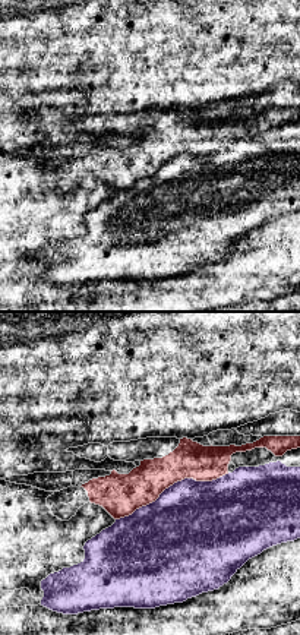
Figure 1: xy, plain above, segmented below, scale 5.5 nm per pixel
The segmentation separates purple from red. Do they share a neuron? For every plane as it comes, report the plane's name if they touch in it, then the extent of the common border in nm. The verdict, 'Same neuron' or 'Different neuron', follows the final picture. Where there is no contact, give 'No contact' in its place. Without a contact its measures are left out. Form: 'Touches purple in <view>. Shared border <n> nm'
Touches purple in xy. Shared border 700 nm

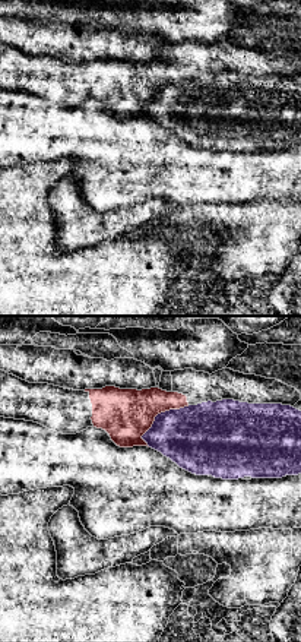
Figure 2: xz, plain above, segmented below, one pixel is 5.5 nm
Touches purple in xz. Shared border 320 nm

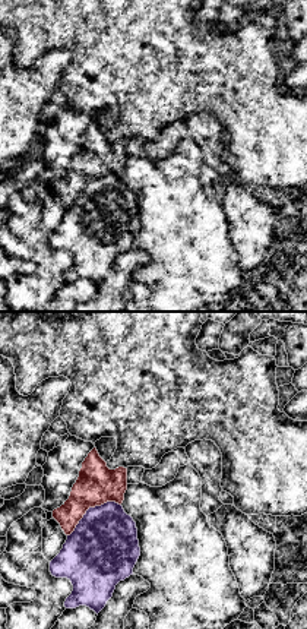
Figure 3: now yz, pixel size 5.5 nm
Touches purple in yz. Shared border 340 nm

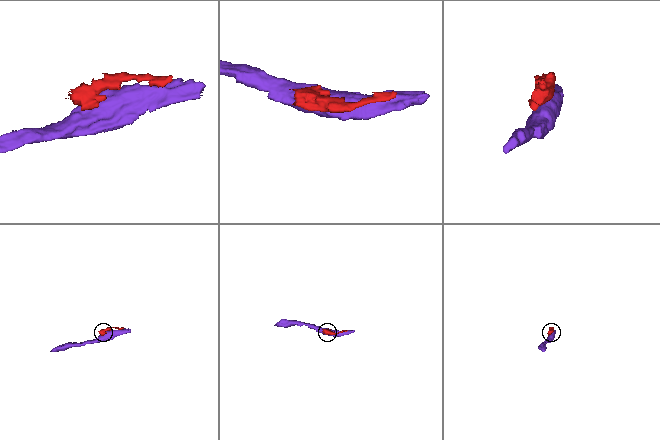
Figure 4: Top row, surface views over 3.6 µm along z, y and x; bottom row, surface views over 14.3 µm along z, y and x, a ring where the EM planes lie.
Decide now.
Different neuron

